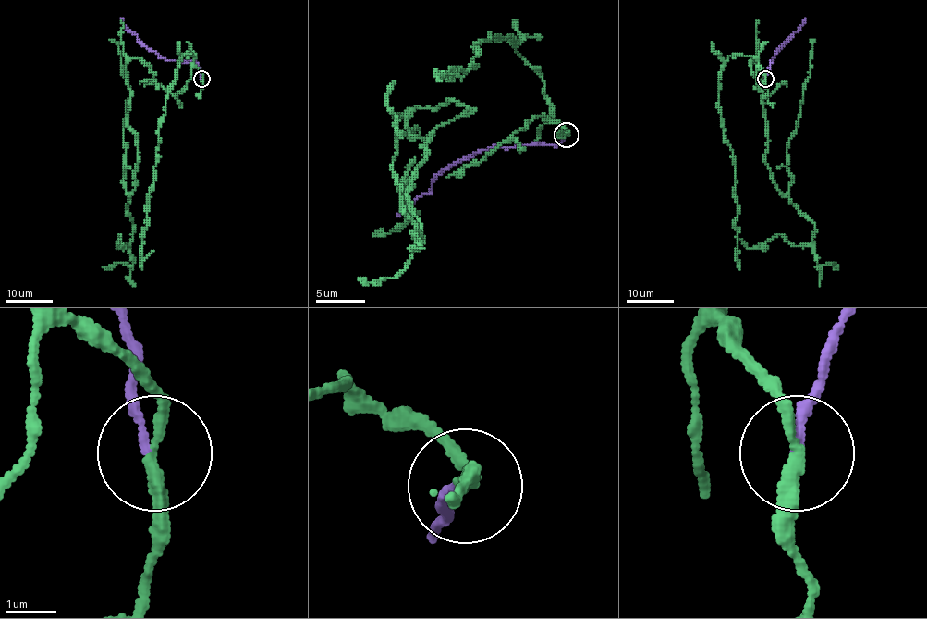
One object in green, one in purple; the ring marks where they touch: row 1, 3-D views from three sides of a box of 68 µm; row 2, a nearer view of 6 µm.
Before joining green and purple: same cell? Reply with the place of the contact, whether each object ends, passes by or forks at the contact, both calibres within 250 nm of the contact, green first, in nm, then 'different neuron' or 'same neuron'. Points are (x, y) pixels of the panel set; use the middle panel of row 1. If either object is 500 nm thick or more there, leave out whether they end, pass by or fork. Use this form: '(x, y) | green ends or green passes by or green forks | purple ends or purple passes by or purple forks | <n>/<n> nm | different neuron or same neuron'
(566, 134) | green passes by | purple ends | 240/150 nm | different neuron

